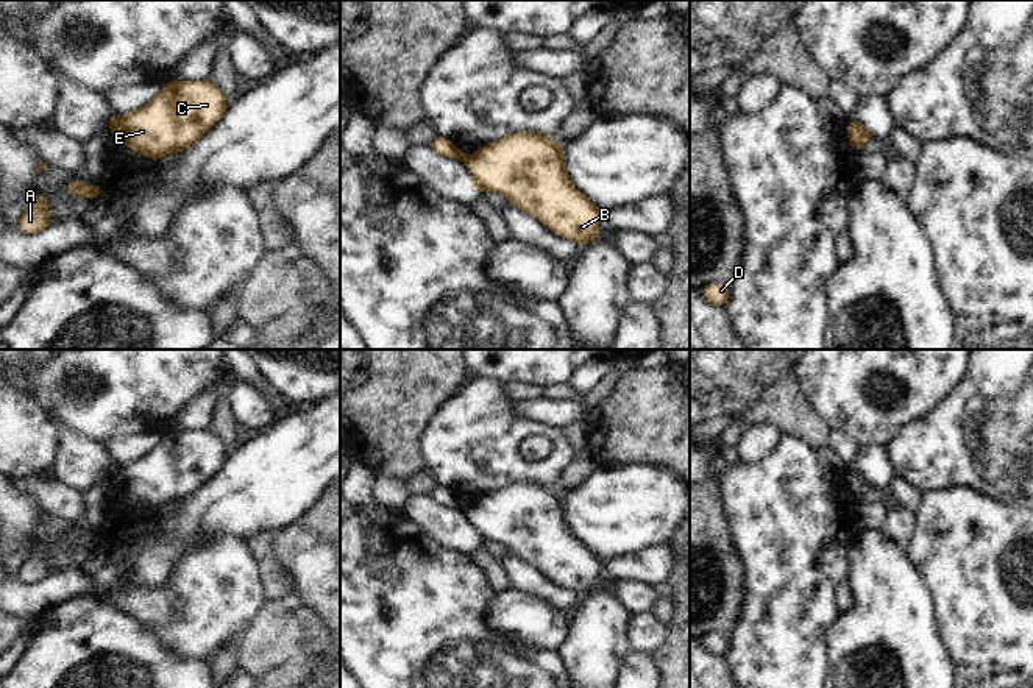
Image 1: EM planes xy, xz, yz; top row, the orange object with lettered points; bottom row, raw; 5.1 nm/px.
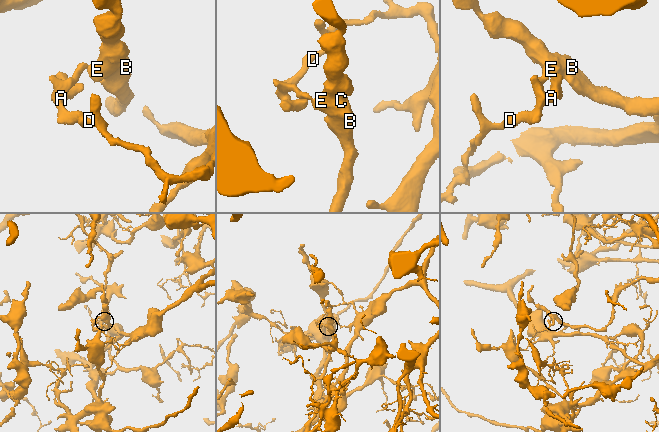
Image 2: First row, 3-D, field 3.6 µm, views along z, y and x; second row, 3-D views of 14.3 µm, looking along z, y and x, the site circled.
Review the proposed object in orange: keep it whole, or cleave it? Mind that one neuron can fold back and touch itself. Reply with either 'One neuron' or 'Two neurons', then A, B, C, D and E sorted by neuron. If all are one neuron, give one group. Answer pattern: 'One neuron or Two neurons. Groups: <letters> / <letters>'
Two neurons. Groups: A D / B C E.

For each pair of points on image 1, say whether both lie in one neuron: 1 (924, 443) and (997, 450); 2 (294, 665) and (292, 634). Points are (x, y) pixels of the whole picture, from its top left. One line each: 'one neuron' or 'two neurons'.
1: one neuron
2: two neurons

